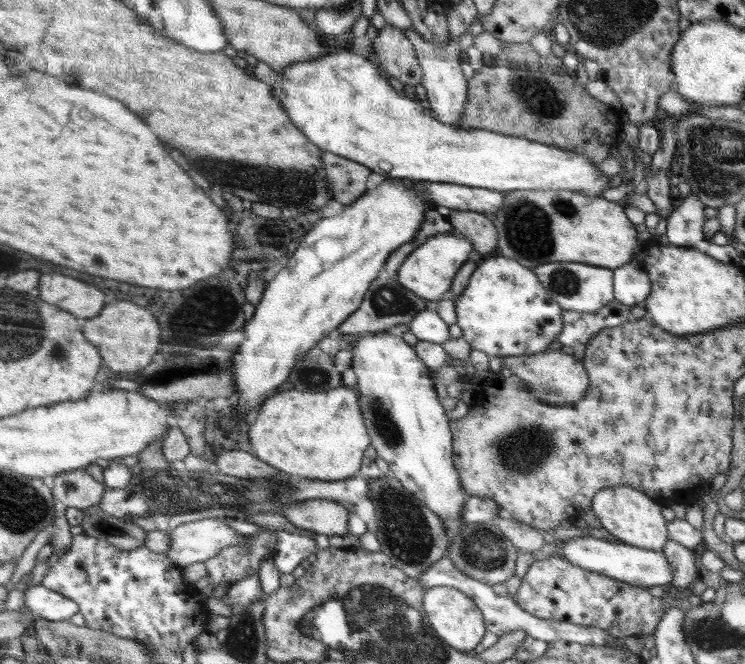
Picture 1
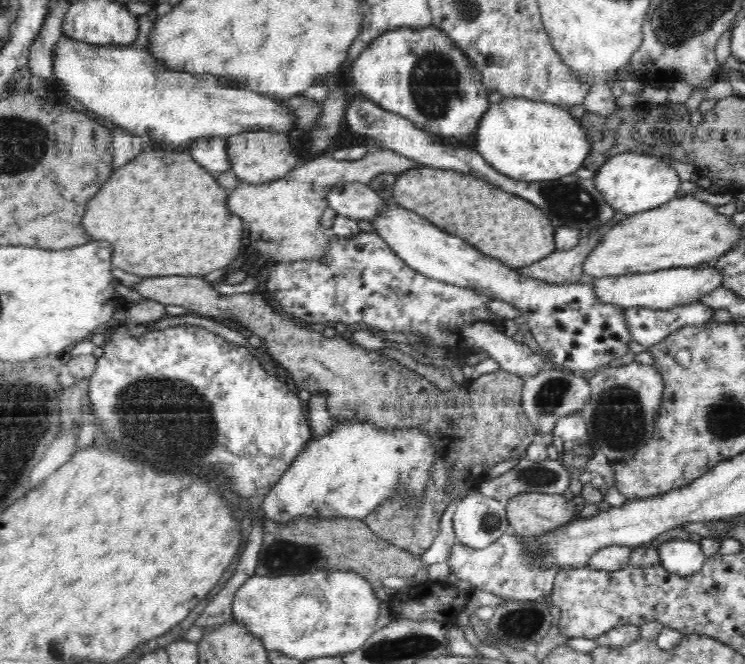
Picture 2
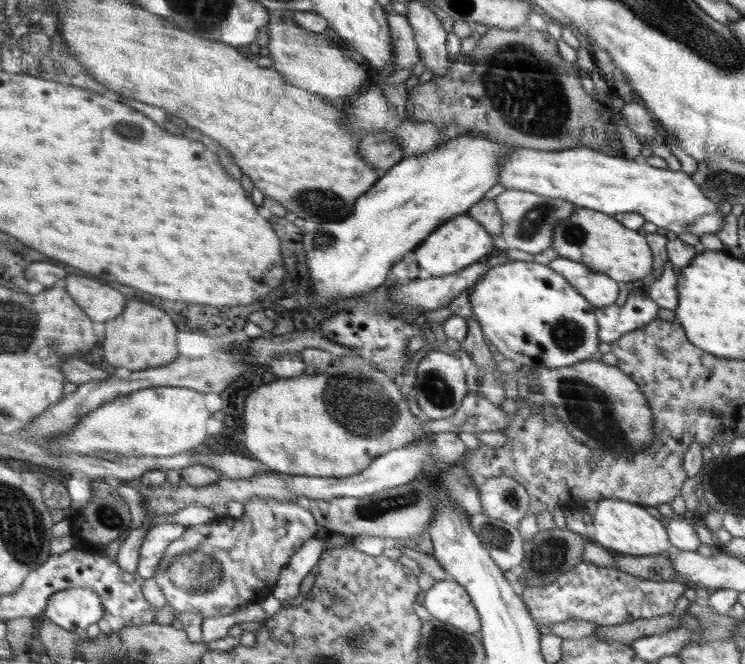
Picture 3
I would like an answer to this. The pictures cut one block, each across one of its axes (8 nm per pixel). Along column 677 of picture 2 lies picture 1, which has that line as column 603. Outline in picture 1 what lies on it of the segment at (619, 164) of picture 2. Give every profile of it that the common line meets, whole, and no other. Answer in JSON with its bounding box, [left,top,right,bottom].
[278,52,610,198]

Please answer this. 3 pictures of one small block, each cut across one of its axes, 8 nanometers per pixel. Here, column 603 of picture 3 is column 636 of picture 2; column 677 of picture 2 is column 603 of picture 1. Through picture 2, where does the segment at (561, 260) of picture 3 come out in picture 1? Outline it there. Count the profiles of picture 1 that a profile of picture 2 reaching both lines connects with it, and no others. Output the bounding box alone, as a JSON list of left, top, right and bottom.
[534,262,615,312]

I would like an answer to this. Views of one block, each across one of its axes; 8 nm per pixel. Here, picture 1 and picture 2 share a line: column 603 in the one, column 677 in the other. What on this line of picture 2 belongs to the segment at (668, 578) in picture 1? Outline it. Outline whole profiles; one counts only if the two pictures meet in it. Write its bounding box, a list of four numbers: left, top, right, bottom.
[657,540,707,576]

